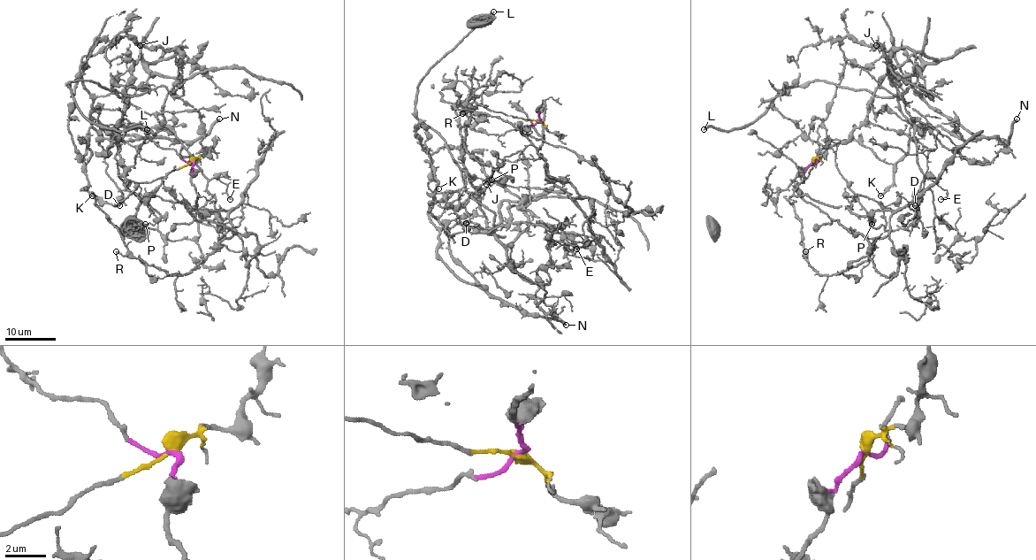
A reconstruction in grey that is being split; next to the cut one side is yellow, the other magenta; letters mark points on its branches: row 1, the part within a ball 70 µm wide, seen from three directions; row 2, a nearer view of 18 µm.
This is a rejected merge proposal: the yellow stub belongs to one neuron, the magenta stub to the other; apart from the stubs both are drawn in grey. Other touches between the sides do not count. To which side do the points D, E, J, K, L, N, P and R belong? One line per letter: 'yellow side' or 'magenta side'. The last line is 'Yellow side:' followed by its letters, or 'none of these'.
D: yellow side
E: yellow side
J: yellow side
K: yellow side
L: yellow side
N: yellow side
P: yellow side
R: magenta side
Yellow side: D, E, J, K, L, N, P

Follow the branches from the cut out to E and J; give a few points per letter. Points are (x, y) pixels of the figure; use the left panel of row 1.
E: (192, 163), (146, 183), (125, 176), (116, 127), (139, 56), (154, 75), (175, 80), (163, 122), (231, 199)
J: (192, 163), (146, 183), (125, 176), (116, 127), (133, 65), (140, 56), (156, 62), (180, 51), (140, 45)

